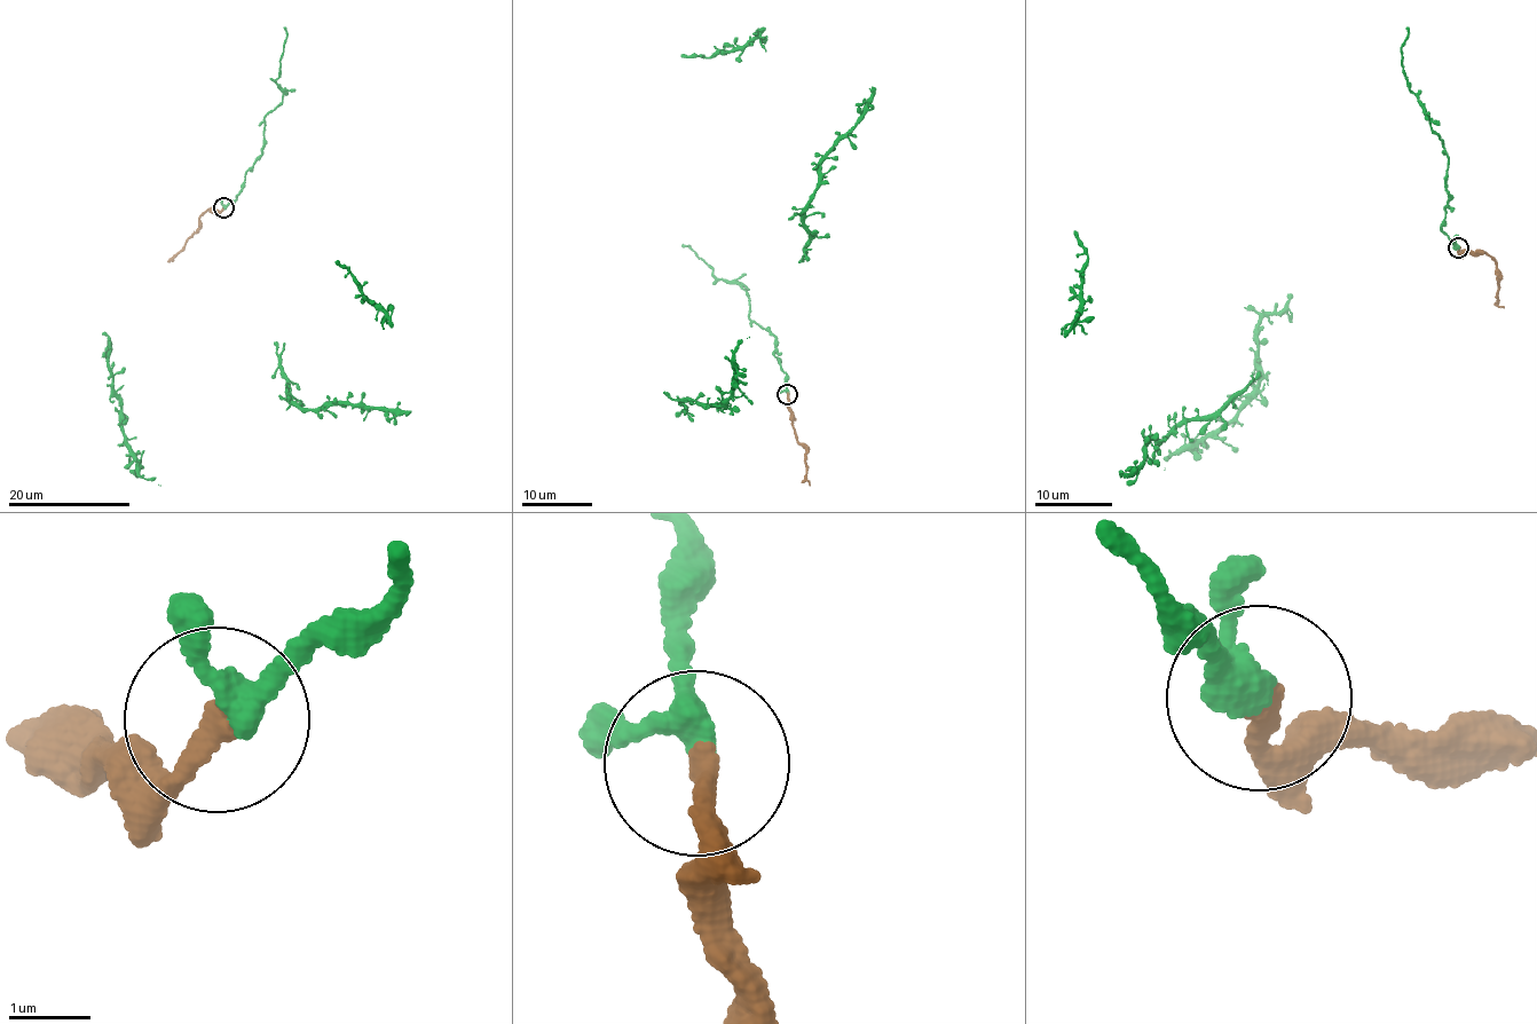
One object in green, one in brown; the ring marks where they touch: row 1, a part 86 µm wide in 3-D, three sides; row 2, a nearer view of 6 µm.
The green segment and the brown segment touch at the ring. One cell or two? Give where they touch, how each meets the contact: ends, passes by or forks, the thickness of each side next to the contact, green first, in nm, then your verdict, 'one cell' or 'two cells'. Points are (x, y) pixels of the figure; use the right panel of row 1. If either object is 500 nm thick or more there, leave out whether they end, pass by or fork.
place (1458, 247); green passes by; brown ends; calibres 280 and 280 nm; one cell

